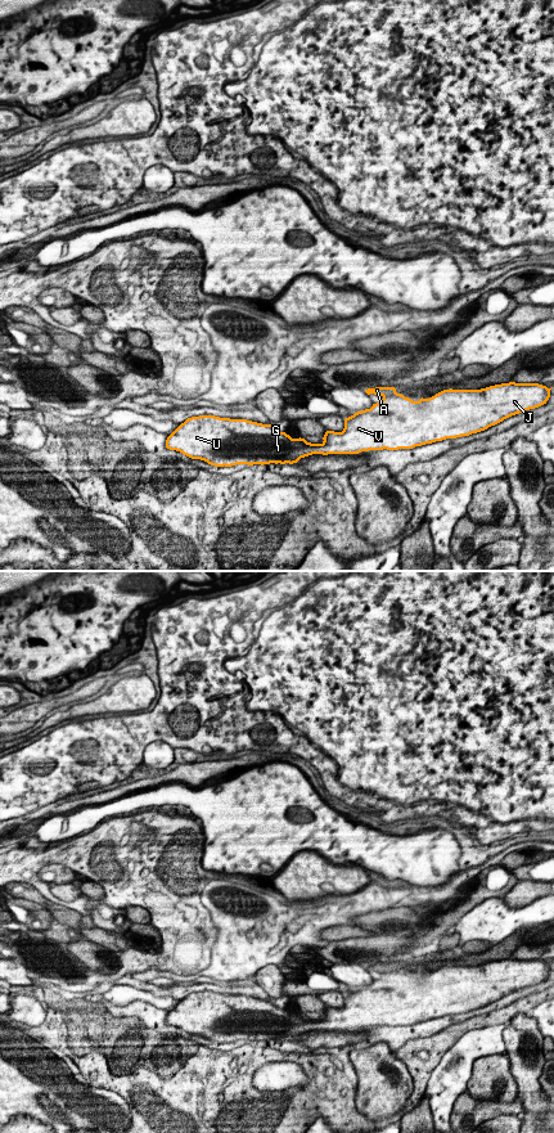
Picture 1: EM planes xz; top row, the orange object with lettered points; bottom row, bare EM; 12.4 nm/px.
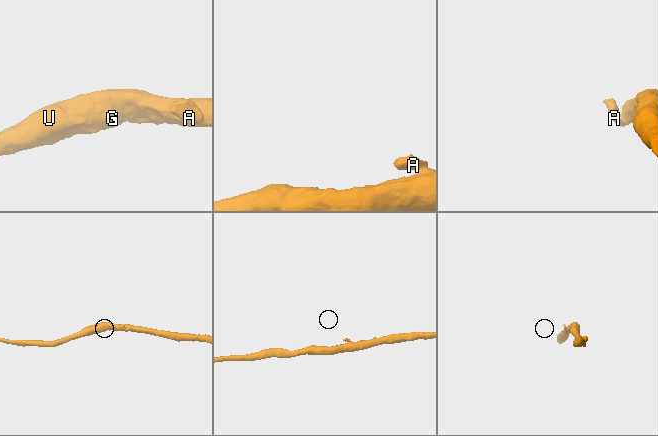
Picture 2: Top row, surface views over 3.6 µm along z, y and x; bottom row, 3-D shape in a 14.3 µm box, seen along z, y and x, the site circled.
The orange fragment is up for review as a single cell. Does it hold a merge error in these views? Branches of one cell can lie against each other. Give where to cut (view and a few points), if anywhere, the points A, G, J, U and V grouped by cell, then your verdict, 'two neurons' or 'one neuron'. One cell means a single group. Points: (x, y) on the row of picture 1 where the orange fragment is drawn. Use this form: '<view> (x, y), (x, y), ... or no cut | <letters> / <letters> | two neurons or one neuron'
xz (396, 392), (383, 398) | A / G J U V | two neurons

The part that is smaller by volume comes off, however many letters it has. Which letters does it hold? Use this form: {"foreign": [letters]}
{"foreign": ["A"]}

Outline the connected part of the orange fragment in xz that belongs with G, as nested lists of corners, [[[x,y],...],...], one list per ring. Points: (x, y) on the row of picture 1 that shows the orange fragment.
[[[509,382],[481,390],[443,390],[419,401],[396,392],[346,418],[342,432],[326,431],[321,444],[292,439],[273,424],[199,415],[181,423],[167,437],[166,448],[216,467],[293,464],[312,454],[413,449],[469,436],[539,408],[549,400],[550,390]]]

